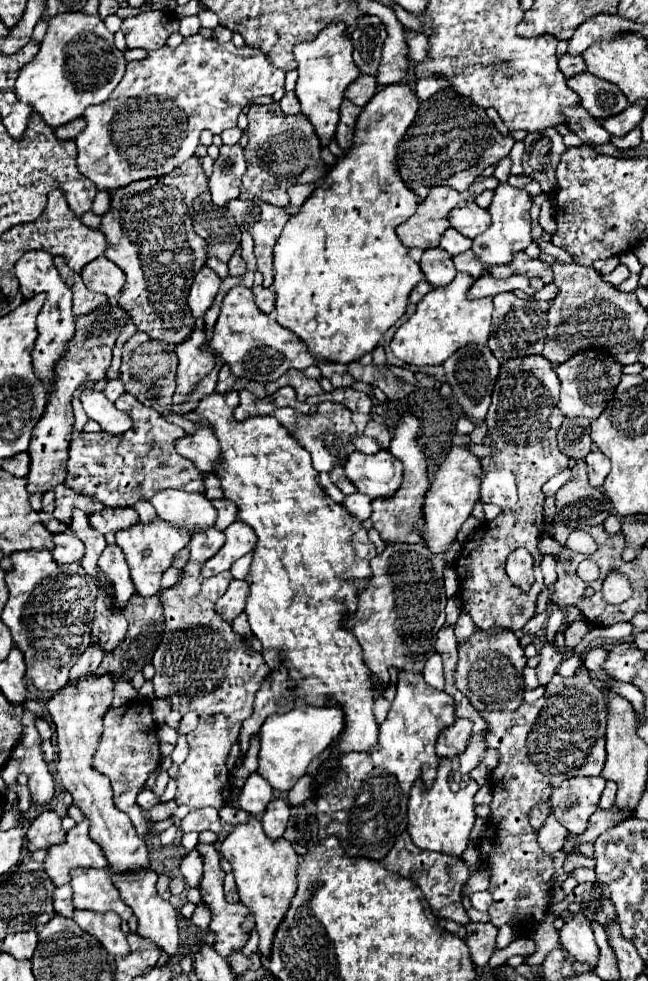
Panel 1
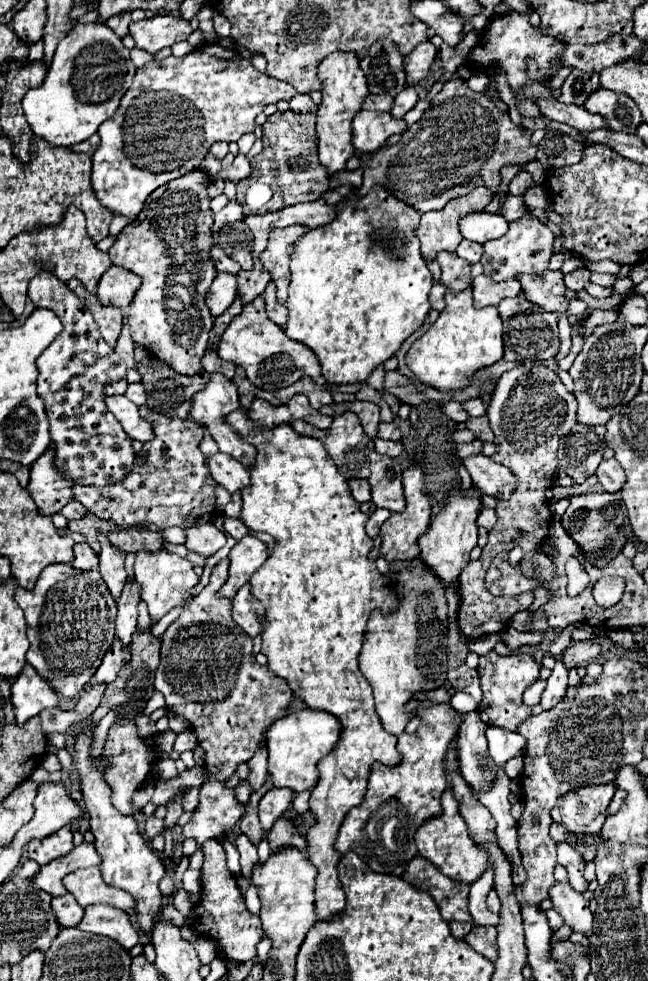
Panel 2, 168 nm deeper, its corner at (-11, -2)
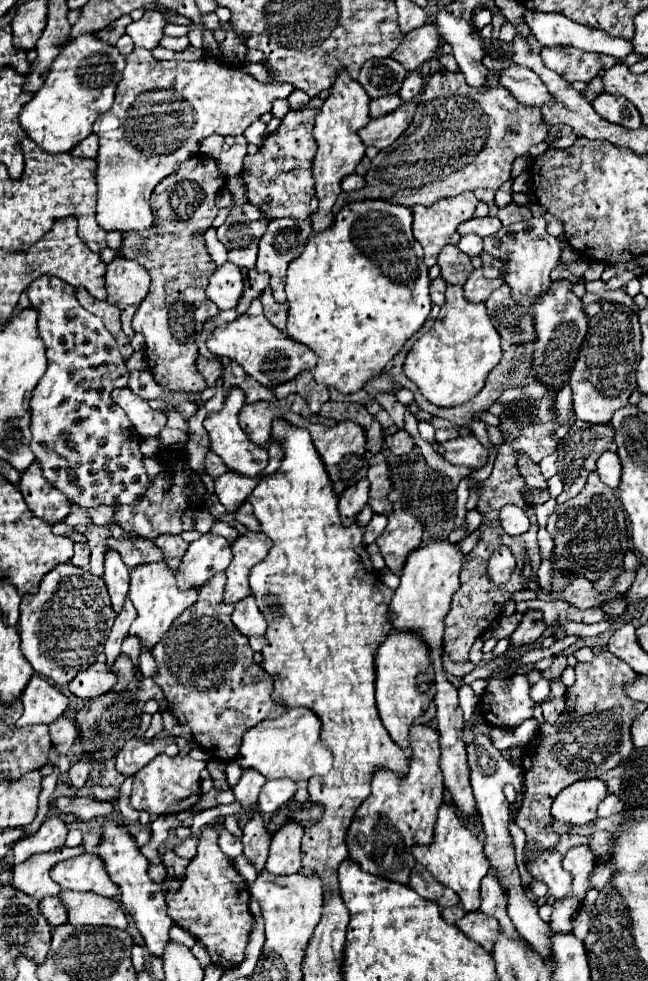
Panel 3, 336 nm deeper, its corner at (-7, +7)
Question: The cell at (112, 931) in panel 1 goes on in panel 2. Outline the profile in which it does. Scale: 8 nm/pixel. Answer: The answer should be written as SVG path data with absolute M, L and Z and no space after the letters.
M93 904L85 908L85 916L77 928L83 932L107 936L119 942L125 950L131 950L137 944L137 932L129 920L129 914L105 904Z

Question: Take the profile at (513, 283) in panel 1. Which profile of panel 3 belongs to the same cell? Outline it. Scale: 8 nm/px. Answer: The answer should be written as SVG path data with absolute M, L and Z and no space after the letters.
M475 269L469 277L469 281L463 285L463 295L467 301L483 303L497 287L503 285L503 279L487 279L483 275L483 269Z

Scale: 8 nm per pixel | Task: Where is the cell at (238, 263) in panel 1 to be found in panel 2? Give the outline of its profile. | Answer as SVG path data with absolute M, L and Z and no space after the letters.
M255 260L253 270L241 270L237 274L237 282L239 282L239 294L243 298L243 304L251 302L255 296L263 294L263 290L267 288L271 276L267 274L267 270L261 266L259 260Z

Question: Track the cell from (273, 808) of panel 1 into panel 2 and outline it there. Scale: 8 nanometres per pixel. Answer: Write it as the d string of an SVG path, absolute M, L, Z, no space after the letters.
M281 816L279 820L275 820L271 832L269 832L269 844L271 844L271 850L275 848L281 848L281 846L295 846L299 850L305 848L305 840L297 834L297 826L291 818L287 816Z

